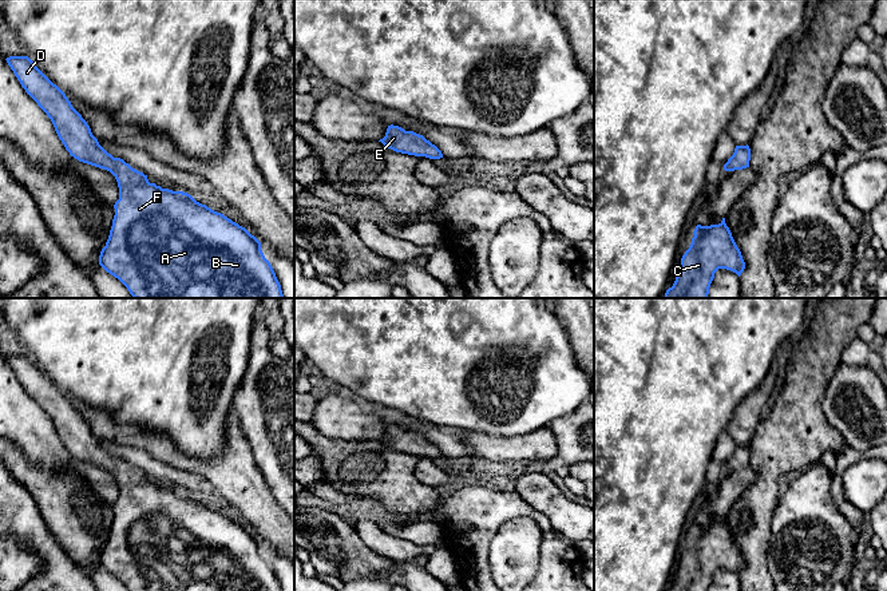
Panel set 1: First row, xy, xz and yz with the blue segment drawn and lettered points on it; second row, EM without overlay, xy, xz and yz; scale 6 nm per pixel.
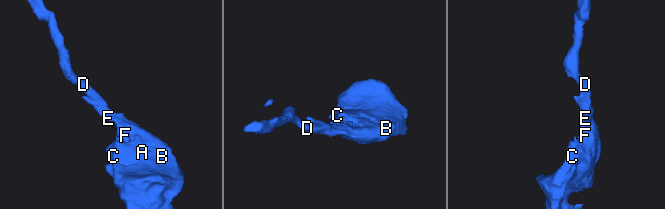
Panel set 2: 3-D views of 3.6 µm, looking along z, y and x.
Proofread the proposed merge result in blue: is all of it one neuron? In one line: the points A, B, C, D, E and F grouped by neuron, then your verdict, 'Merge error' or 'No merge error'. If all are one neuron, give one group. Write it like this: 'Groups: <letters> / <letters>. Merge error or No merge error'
Groups: A B C D E F. No merge error

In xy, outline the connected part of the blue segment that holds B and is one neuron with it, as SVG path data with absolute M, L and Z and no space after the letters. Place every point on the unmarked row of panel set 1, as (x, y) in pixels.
M28 356L5 358L25 392L51 419L71 456L110 471L119 487L115 515L99 564L128 591L282 591L261 542L245 527L197 501L190 493L162 488L120 457L108 453L90 425Z

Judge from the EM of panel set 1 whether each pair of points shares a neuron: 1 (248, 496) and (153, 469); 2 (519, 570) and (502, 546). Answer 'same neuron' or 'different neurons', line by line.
1: different neurons
2: same neuron

